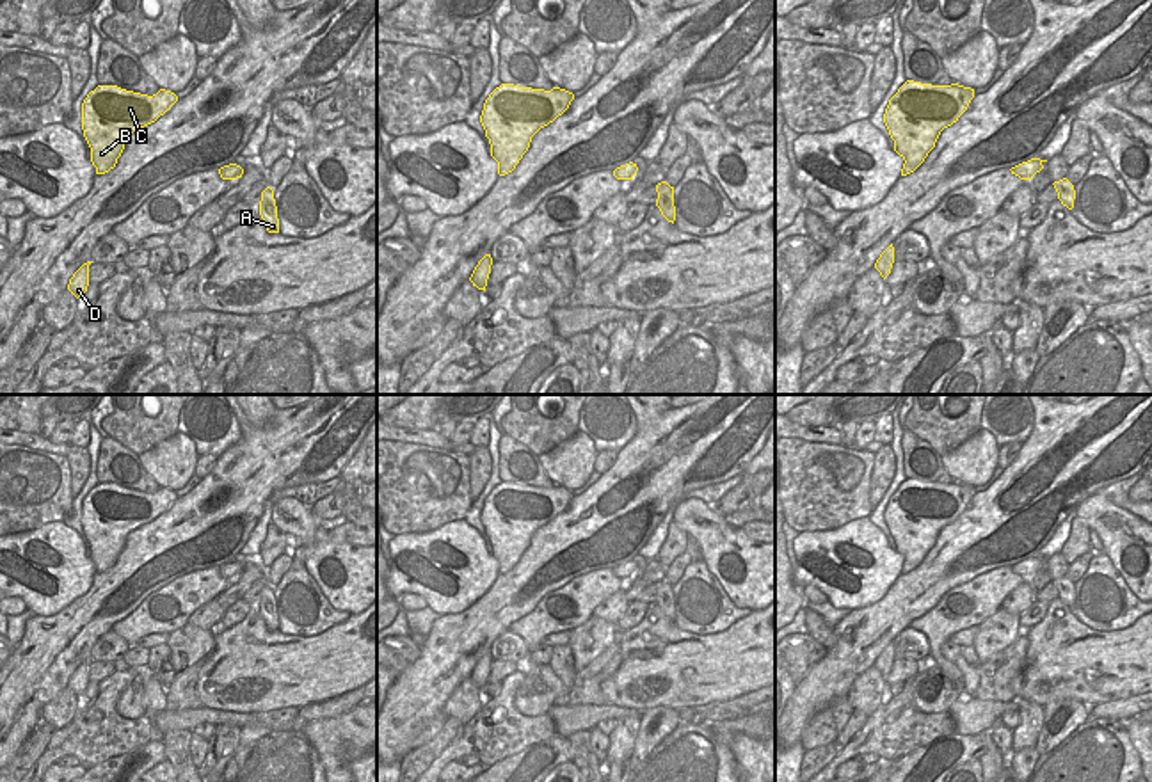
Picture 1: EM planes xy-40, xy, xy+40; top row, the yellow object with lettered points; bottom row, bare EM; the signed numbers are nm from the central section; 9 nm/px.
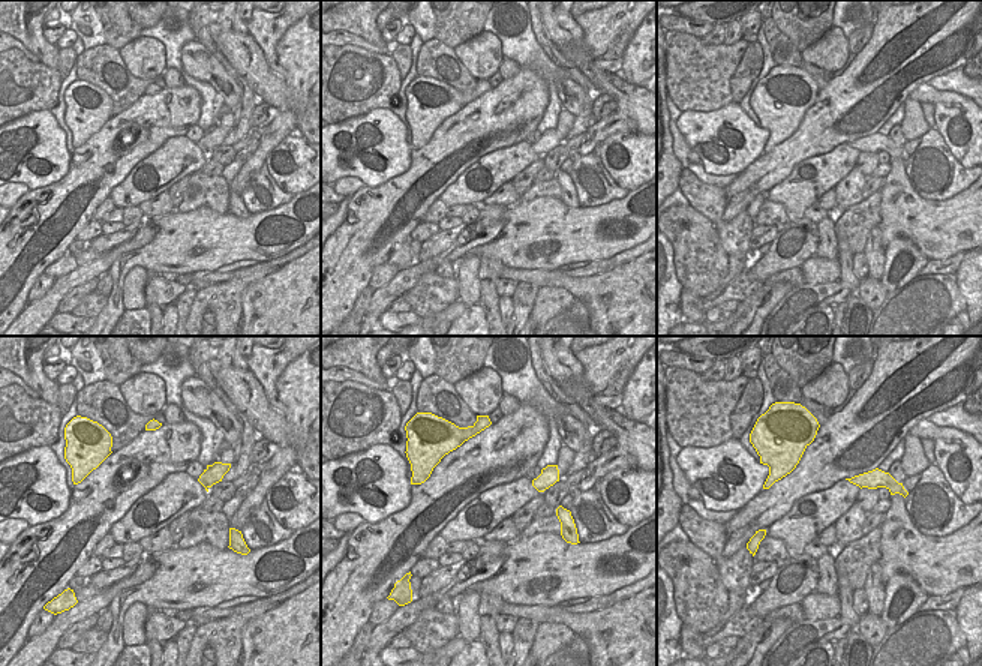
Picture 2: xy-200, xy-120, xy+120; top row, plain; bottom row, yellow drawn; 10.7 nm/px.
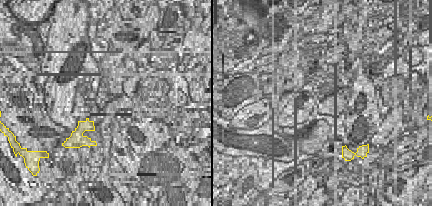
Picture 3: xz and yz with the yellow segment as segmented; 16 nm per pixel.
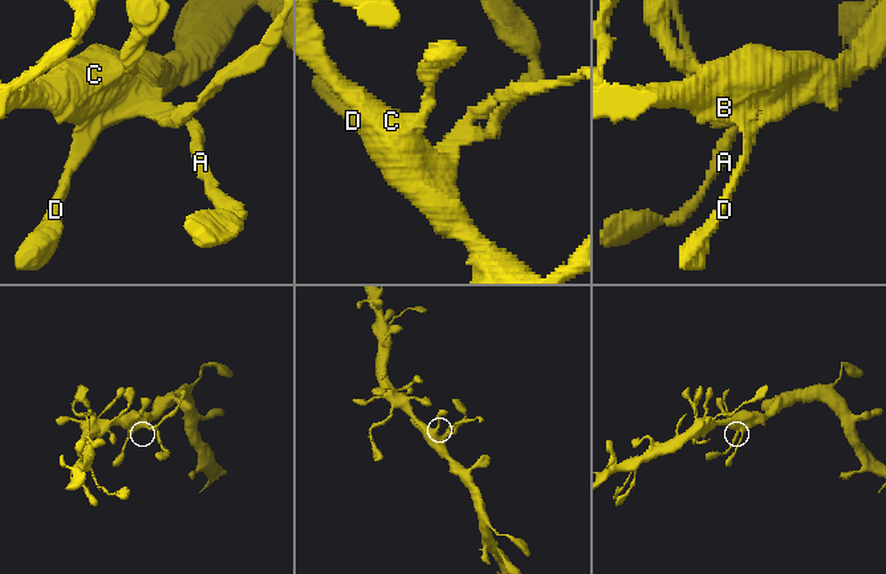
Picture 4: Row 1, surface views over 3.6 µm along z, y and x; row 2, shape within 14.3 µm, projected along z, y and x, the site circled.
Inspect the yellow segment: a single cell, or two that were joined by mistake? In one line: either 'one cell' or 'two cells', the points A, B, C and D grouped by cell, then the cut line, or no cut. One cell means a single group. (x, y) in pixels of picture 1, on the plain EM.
one cell; groups A B C D; cut none

